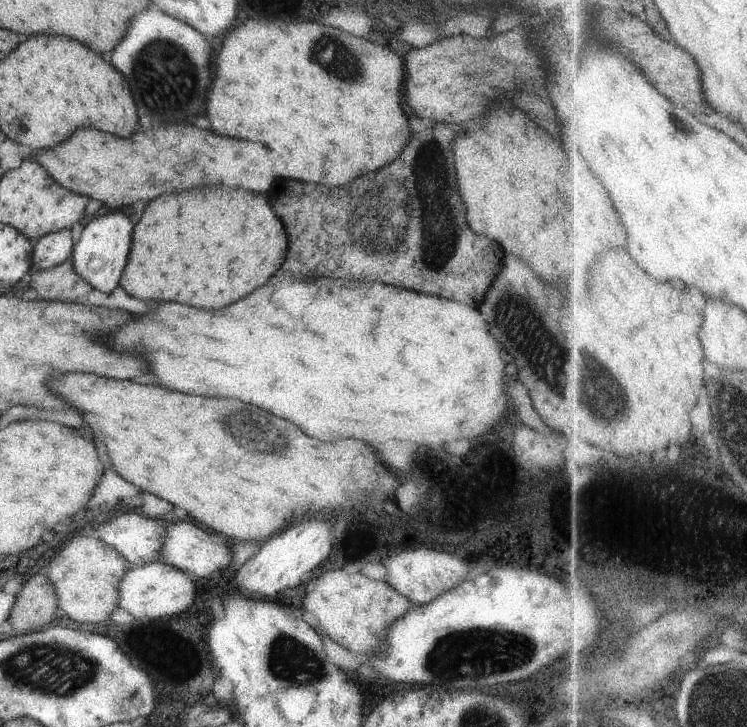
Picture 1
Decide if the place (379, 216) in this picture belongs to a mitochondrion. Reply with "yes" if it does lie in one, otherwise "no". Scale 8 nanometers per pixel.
yes

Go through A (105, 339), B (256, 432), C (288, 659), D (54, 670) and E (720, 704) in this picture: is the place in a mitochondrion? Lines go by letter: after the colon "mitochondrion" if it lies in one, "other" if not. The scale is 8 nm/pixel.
A: other
B: mitochondrion
C: mitochondrion
D: mitochondrion
E: mitochondrion

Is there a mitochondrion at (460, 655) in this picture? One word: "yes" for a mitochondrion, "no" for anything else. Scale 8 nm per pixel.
yes

